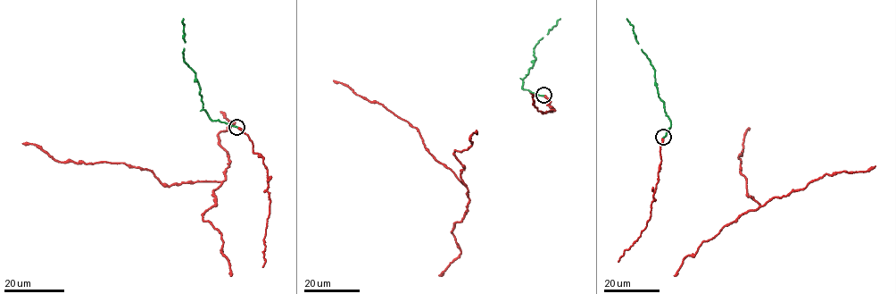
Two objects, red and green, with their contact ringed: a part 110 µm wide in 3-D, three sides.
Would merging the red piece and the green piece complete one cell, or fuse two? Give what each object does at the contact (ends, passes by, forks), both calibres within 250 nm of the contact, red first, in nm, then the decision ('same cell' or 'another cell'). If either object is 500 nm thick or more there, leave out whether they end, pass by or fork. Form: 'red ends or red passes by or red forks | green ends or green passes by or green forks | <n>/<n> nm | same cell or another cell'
red ends | green ends | 320/190 nm | same cell

